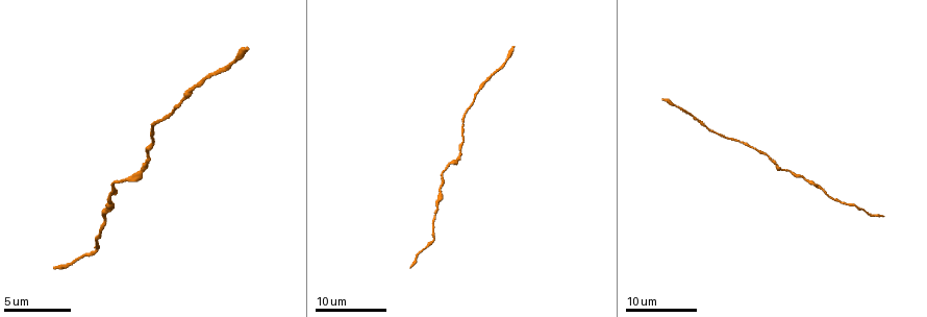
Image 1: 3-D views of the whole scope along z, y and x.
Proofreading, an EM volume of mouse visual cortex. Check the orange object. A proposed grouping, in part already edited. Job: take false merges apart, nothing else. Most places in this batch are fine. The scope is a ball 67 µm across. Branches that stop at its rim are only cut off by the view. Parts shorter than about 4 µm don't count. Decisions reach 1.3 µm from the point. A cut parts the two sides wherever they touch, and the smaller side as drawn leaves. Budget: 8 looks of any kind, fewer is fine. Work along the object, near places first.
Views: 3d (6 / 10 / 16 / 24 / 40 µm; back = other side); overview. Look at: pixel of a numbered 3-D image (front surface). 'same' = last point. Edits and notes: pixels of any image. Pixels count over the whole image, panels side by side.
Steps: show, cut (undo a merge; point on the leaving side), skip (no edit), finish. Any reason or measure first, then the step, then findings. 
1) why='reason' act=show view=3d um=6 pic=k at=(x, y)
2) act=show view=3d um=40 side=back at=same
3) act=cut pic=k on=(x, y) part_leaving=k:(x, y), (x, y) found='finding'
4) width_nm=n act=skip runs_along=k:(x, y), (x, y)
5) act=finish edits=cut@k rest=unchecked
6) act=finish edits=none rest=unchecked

act=show view=3d um=16 pic=1 at=(148, 163)

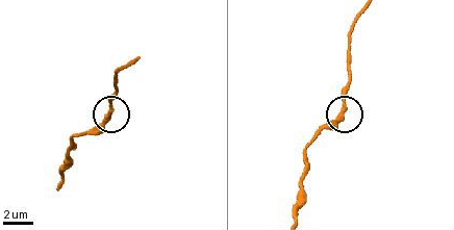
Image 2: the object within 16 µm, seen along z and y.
why='closer look' act=show view=3d um=6 pic=2 at=(343, 111)

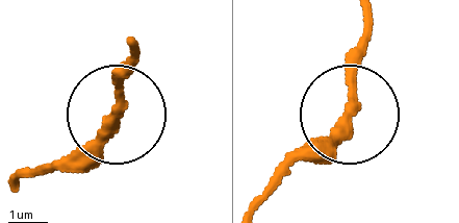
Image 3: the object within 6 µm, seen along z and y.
width_nm=260 act=skip runs_along=3:(353, 109), (362, 30) found='all the same cell'

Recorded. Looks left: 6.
why='thick turns thin' act=show view=3d um=24 pic=1 at=(709, 131)

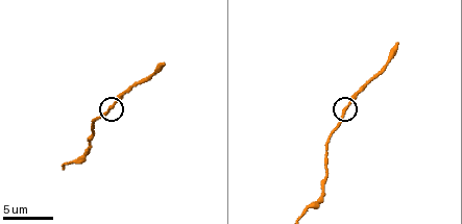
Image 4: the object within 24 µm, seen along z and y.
act=show view=3d um=6 pic=4 at=(344, 108)

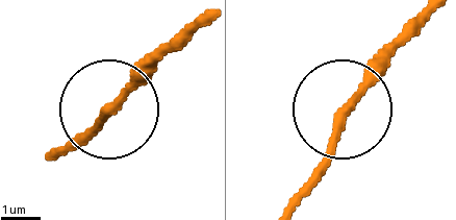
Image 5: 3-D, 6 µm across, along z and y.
act=skip runs_along=5:(53, 156), (159, 50) found='continuous, no second cell'

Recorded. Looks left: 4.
why='thick turns thin' act=show view=3d um=16 pic=1 at=(439, 204)

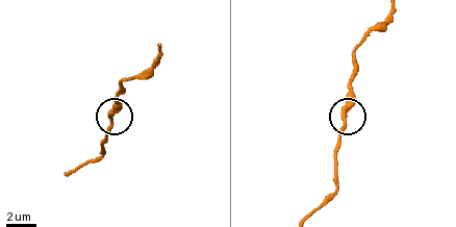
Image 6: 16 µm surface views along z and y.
why='closer look' act=show view=3d um=10 pic=6 at=(345, 114)

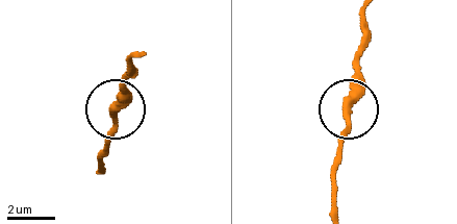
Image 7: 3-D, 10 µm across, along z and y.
act=skip runs_along=7:(365, 15), (360, 86), (341, 150) found='one cell here'

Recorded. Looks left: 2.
act=show view=3d um=16 pic=1 at=(76, 258)

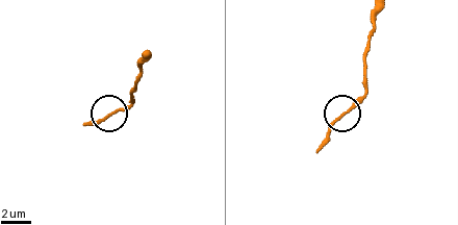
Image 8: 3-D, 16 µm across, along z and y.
why='closer look' act=show view=3d um=6 pic=8 at=(109, 116)

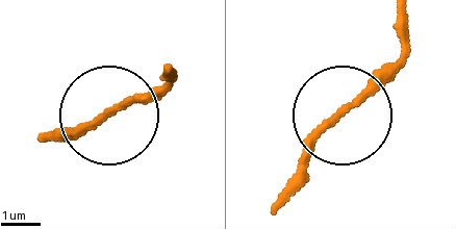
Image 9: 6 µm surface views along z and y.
act=skip runs_along=9:(172, 69), (85, 128), (46, 138) found='all the same cell'

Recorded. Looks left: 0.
act=finish edits=none rest=unchecked

